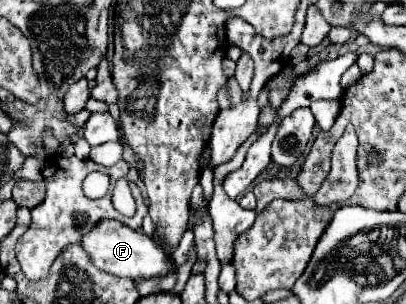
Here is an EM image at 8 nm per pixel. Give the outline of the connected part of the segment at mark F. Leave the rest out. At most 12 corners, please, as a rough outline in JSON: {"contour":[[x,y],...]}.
{"contour":[[103,220],[83,250],[93,264],[131,280],[175,268],[153,238]]}

